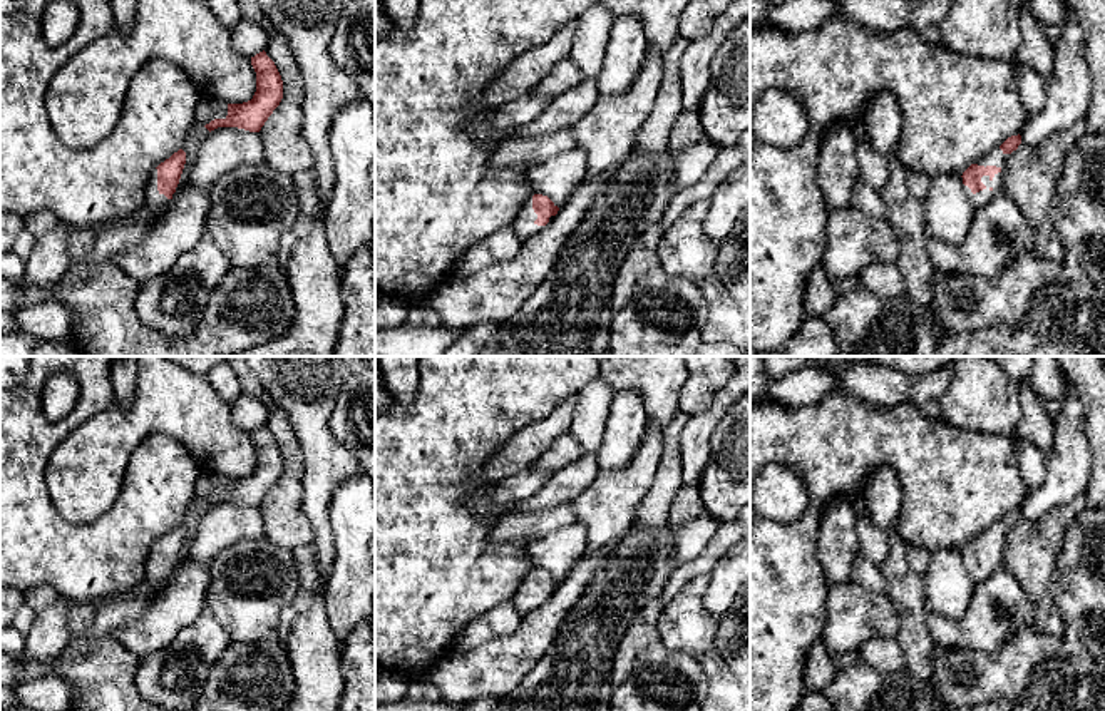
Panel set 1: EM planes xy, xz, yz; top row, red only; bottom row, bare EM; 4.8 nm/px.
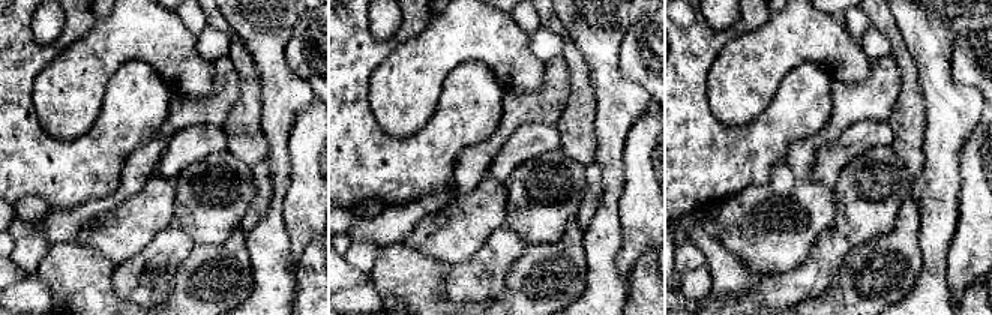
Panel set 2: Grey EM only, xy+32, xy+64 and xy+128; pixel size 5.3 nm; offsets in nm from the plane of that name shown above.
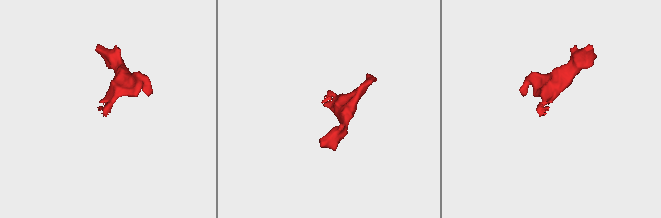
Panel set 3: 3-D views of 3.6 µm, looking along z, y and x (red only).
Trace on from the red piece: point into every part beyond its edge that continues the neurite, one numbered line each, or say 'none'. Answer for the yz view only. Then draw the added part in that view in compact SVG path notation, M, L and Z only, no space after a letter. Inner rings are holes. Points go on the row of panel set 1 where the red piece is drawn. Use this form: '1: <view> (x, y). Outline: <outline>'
1: yz (993, 158). Outline: M994 147L993 151L989 151L988 154L984 154L976 164L978 166L996 166L1001 171L998 174L994 174L994 177L991 179L989 176L983 176L981 182L986 186L983 191L973 194L971 189L968 186L964 186L964 194L968 196L969 202L974 206L974 209L978 211L979 207L986 206L994 196L1005 192L1003 187L1003 172L1005 172L1005 166L1006 166L1006 159L1010 154L1005 154L1000 147Z

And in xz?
1: xz (523, 225). Outline: M532 192L522 209L519 211L519 214L516 216L512 228L517 234L519 239L526 241L529 238L532 238L534 234L537 234L539 231L542 231L552 219L554 216L549 217L549 223L546 226L537 226L534 221L537 219L537 214L532 209L532 196L536 192Z

